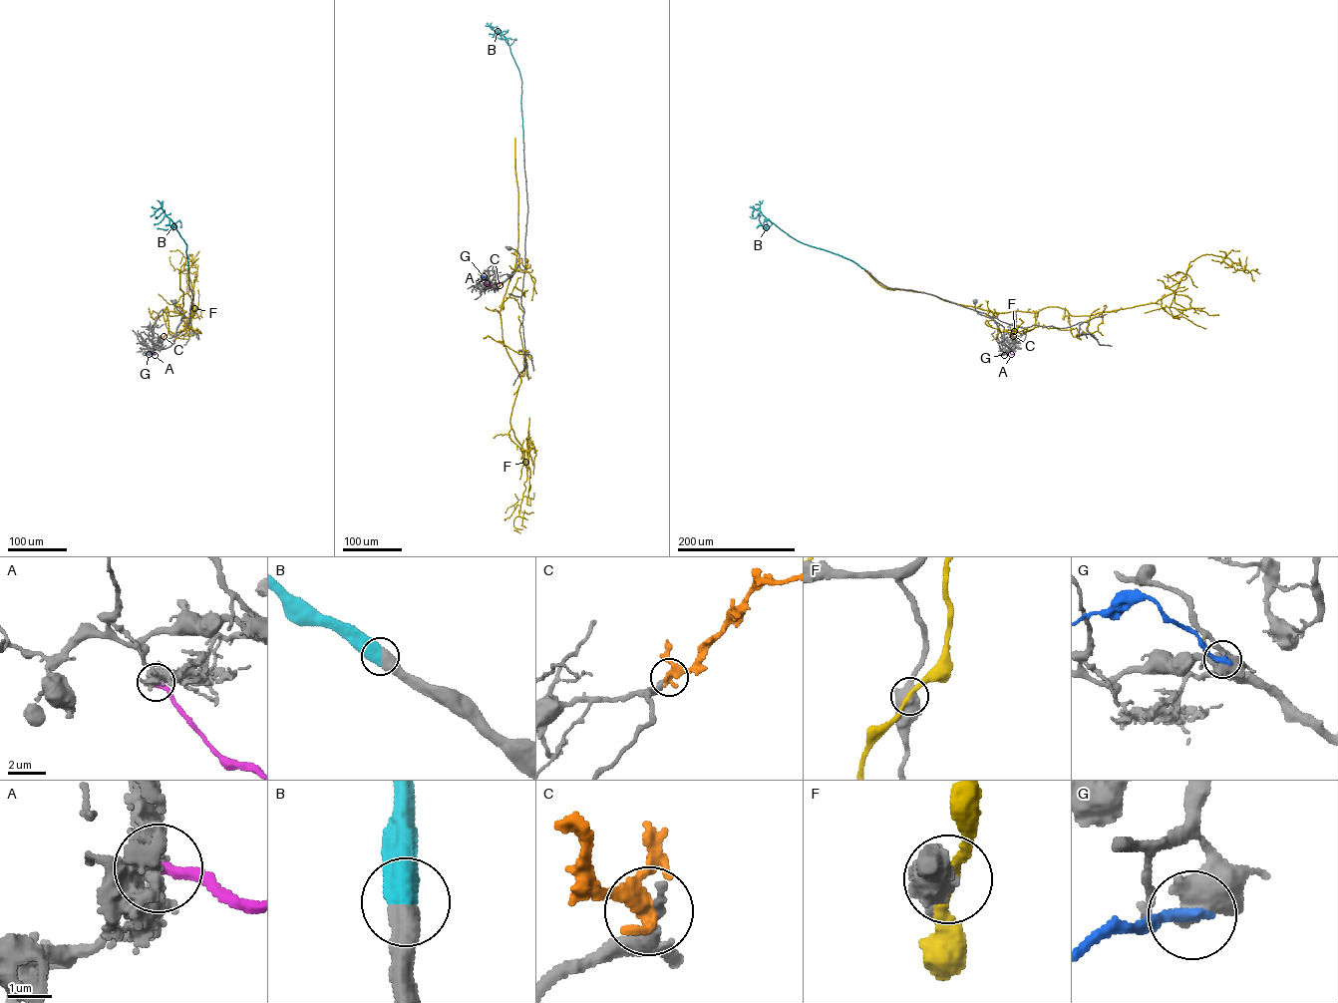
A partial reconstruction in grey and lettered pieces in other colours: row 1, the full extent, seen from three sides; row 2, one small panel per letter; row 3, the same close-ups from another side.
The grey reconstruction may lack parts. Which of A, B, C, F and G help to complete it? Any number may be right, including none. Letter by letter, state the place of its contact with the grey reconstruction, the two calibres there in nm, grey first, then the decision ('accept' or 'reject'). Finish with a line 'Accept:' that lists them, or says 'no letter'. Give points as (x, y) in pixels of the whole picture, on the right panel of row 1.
A: contact (1007, 351); calibres 280 and 260 nm; reject
B: contact (864, 269); calibres 600 and 650 nm; accept
C: contact (1014, 338); calibres 320 and 240 nm; reject
F: contact (1088, 326); calibres 600 and 240 nm; reject
G: contact (1005, 354); calibres 700 and 280 nm; reject
Accept: B

